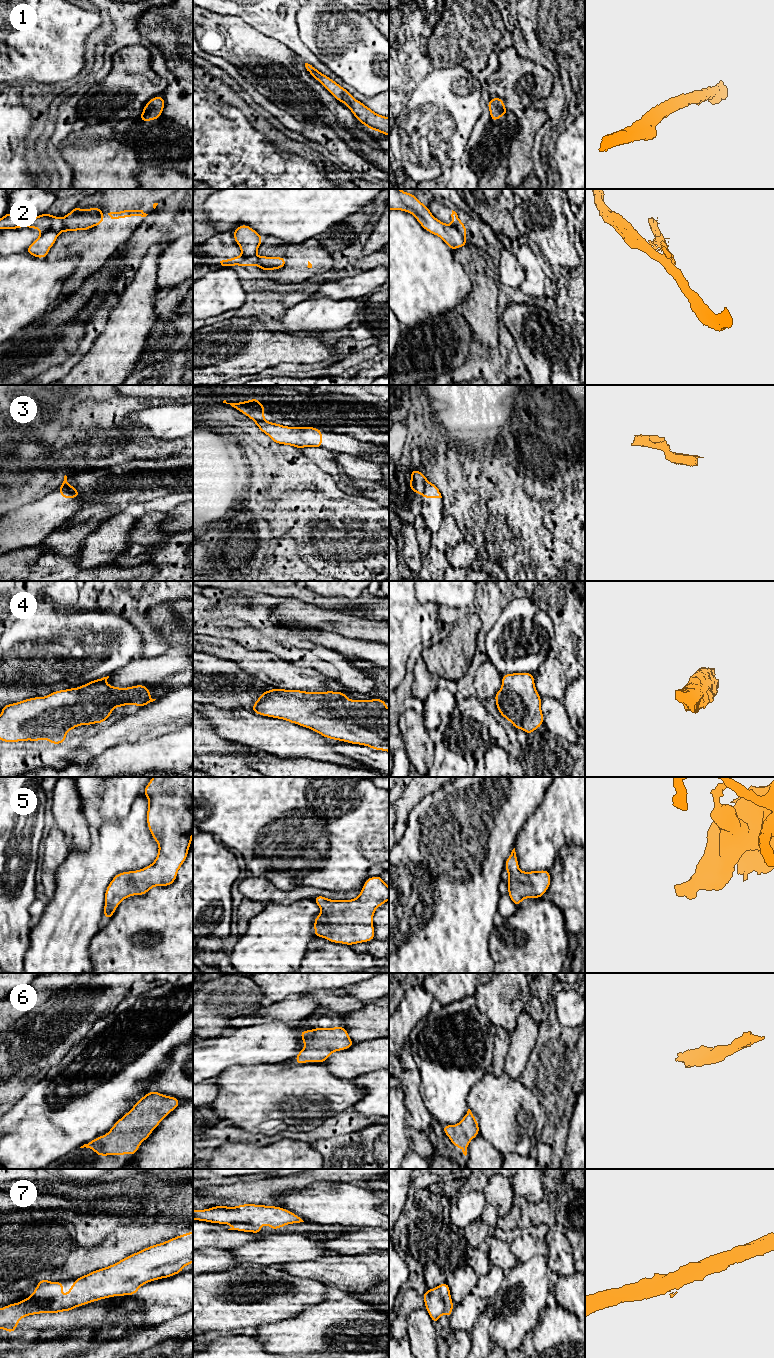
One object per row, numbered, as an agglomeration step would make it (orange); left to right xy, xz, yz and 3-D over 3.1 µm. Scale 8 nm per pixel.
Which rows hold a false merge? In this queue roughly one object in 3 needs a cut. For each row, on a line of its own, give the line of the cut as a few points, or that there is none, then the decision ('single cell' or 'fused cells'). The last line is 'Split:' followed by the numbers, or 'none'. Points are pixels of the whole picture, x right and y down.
1: no cut; single cell
2: cut in xy along (58, 233), (46, 230), (41, 234); fused cells
3: cut in yz along (427, 481), (422, 494); fused cells
4: no cut; single cell
5: no cut; single cell
6: no cut; single cell
7: no cut; single cell
Split: 2, 3

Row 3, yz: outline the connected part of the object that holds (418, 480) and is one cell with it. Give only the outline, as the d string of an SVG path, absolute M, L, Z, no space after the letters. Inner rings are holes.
M410 470L410 472L411 472L411 481L408 484L409 488L414 493L423 494L425 489L425 484L427 482L426 475L424 475L422 472L418 470Z

